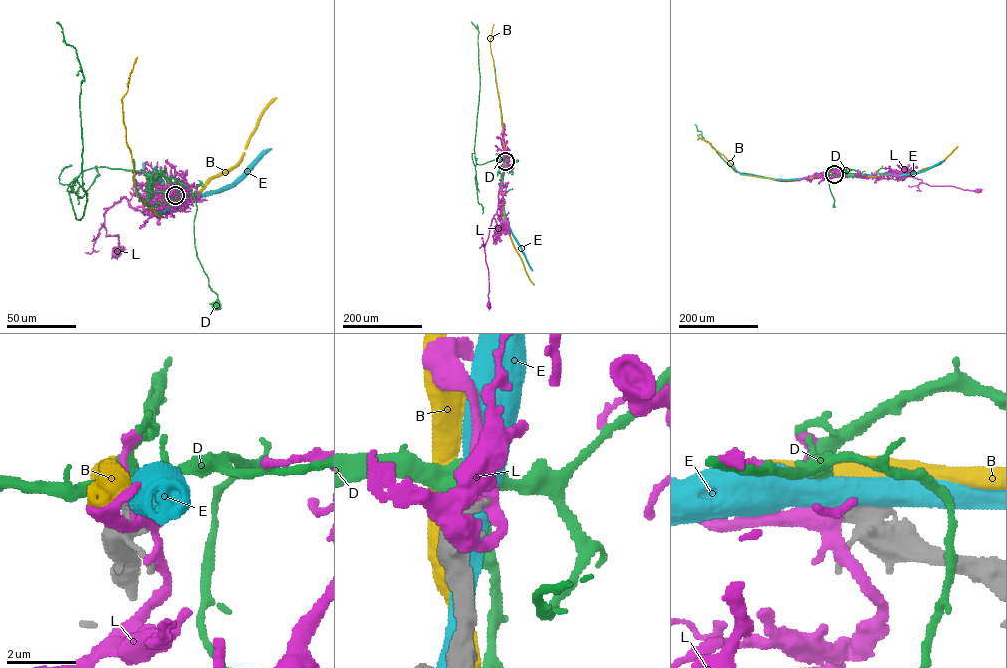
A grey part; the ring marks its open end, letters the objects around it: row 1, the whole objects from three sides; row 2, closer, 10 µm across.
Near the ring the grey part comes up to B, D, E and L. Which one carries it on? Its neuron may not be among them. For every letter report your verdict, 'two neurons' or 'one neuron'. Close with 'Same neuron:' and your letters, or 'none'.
B: two neurons
D: two neurons
E: two neurons
L: two neurons
Same neuron: none

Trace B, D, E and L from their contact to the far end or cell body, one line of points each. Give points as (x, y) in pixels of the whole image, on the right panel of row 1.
B: (834, 174), (784, 180), (741, 174), (697, 134)
D: (834, 174), (830, 167), (827, 177), (833, 206)
E: (834, 174), (901, 175), (919, 172)
L: (834, 174), (885, 178), (899, 175), (920, 179), (931, 186), (978, 190)

